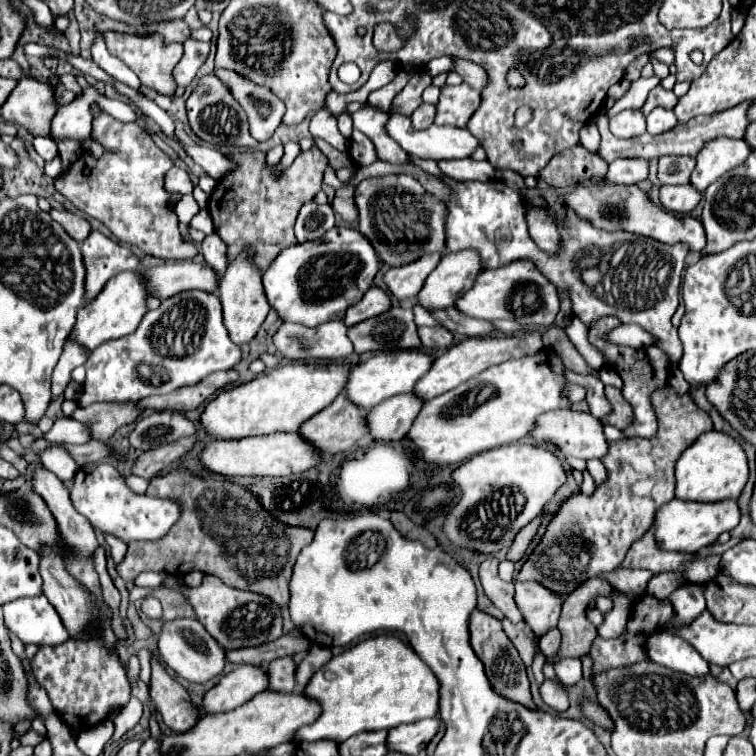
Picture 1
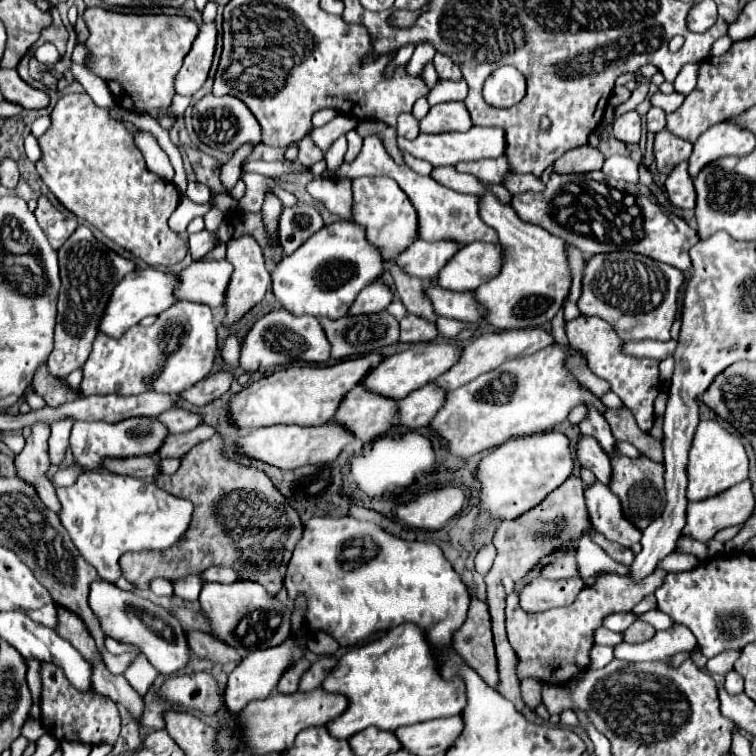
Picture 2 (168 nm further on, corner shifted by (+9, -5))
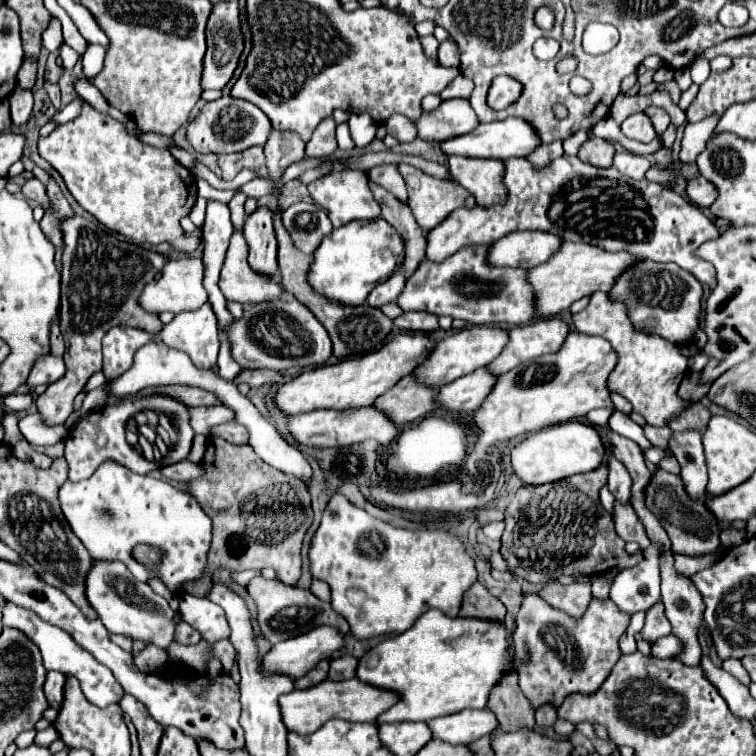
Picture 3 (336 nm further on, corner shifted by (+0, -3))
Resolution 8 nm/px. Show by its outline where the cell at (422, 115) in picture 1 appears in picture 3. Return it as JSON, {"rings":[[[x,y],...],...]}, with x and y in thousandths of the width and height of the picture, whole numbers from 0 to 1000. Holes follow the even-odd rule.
{"rings":[[[522,152],[522,155],[515,155],[509,165],[512,165],[512,176],[517,176],[530,189],[541,189],[541,187],[552,184],[552,165],[541,155]]]}

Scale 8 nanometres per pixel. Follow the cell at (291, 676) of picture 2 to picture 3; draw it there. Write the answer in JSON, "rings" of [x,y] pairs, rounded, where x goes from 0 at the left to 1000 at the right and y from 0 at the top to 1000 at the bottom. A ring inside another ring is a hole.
{"rings":[[[435,872],[422,874],[406,893],[401,893],[390,901],[390,911],[406,911],[406,909],[414,909],[414,906],[425,903],[433,893],[433,885],[435,885]]]}

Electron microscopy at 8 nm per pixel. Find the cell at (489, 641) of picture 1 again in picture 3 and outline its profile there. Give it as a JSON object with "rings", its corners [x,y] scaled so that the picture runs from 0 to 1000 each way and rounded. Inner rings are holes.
{"rings":[[[636,771],[623,774],[618,790],[610,800],[610,816],[626,819],[644,819],[644,821],[665,821],[668,819],[668,800],[652,790]]]}

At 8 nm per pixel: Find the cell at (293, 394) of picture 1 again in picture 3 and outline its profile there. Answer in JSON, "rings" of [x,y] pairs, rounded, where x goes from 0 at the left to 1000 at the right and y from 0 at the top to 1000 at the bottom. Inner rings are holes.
{"rings":[[[525,443],[515,454],[507,456],[504,464],[496,464],[483,472],[472,475],[456,475],[443,483],[425,483],[414,485],[409,491],[401,491],[390,501],[374,507],[369,517],[361,525],[361,533],[369,544],[374,544],[380,552],[409,546],[417,541],[472,541],[472,538],[488,538],[493,536],[496,525],[507,522],[515,509],[522,509],[530,499],[541,496],[549,483],[560,480],[560,472],[573,462],[575,451],[562,443]]]}

